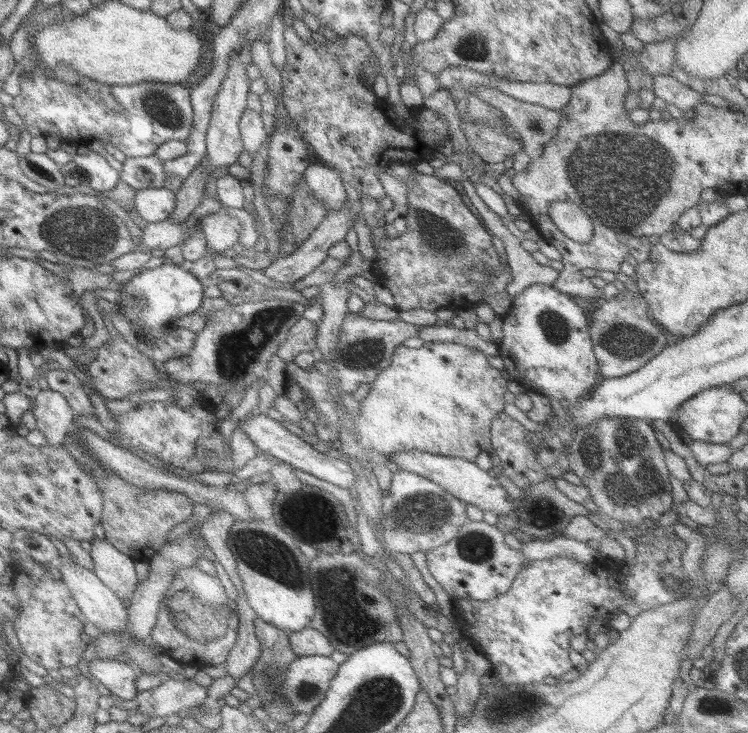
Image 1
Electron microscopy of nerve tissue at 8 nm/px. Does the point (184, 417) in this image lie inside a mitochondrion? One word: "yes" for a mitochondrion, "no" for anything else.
no

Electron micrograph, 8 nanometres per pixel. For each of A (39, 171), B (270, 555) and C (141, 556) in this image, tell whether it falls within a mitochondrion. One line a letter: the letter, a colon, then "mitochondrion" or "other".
A: other
B: mitochondrion
C: other

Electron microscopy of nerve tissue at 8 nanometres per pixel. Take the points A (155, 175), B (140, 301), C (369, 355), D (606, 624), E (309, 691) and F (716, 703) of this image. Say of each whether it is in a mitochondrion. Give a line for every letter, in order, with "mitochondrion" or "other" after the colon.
A: other
B: mitochondrion
C: mitochondrion
D: other
E: mitochondrion
F: mitochondrion

